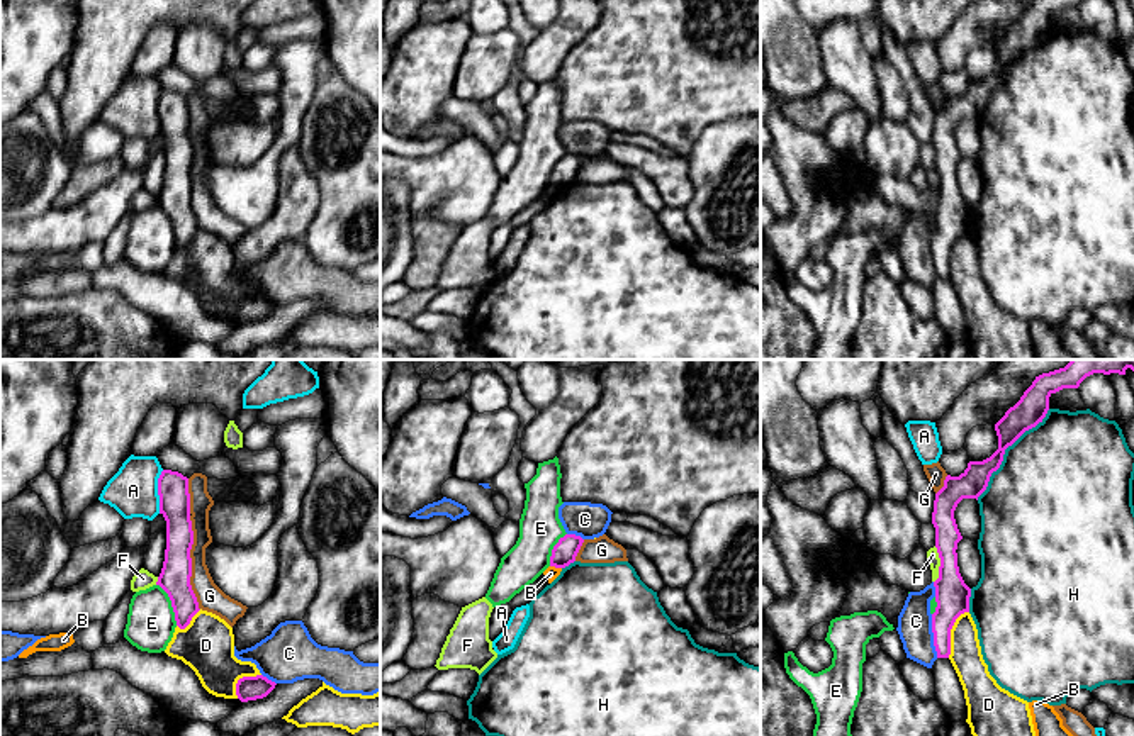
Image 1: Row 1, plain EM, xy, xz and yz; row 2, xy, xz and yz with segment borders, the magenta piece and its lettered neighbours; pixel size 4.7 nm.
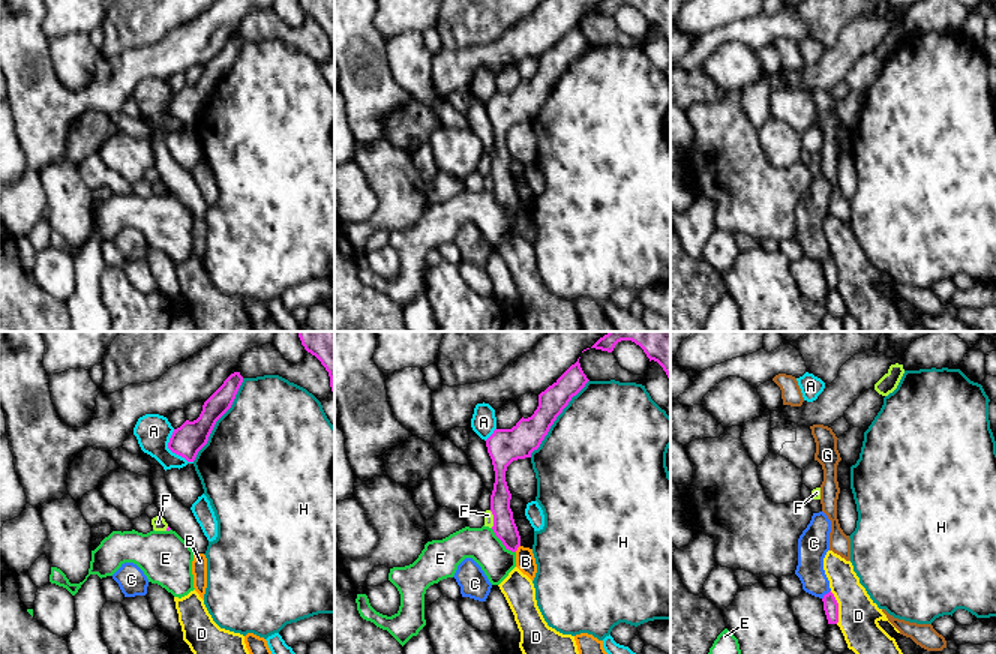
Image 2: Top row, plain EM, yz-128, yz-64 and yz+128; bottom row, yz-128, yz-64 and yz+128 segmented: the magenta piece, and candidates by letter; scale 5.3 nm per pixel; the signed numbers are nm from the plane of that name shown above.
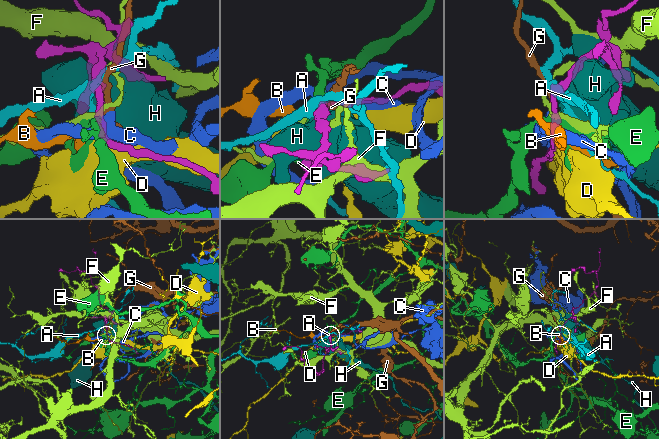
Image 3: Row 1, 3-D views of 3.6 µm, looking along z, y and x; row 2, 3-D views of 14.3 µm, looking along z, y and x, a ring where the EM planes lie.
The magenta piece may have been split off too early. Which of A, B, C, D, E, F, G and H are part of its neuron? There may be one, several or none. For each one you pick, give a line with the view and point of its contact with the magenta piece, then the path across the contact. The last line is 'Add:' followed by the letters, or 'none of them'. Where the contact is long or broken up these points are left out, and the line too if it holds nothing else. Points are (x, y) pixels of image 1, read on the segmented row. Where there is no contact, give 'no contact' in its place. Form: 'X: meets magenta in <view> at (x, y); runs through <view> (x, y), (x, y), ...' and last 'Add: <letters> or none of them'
Add: none of them

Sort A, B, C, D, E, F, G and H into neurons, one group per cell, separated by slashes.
A / B C / D / E / F / G / H

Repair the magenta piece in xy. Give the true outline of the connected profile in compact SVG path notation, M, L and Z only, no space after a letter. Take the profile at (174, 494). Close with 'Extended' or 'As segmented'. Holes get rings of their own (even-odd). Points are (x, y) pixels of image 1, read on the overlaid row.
M163 470L158 478L158 495L160 514L166 521L166 549L156 585L168 594L177 626L185 629L200 611L190 585L194 531L188 478L178 471Z. As segmented

